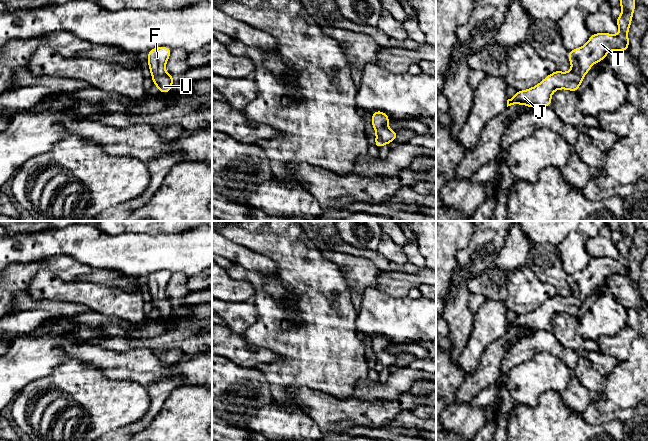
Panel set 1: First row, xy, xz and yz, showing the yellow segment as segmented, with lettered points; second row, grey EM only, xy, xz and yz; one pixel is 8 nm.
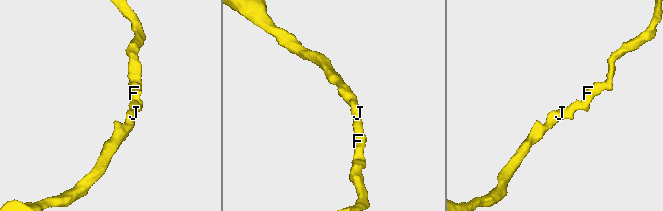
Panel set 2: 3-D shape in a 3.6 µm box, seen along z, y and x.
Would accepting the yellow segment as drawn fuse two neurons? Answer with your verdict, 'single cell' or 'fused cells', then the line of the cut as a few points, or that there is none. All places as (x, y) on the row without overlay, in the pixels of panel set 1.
single cell; no cut

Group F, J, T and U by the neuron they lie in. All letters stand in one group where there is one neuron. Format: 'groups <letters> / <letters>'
groups F J T U

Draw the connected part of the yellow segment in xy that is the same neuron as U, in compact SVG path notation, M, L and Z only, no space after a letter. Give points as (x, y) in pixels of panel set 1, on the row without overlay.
M168 271L154 272L147 277L153 308L159 312L160 317L172 315L171 310L174 302L165 295L170 277L171 273Z

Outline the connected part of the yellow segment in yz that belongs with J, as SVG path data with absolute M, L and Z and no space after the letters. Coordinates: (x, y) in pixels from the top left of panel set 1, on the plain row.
M619 221L622 238L616 243L620 253L617 259L608 257L592 258L589 265L582 271L569 275L568 282L572 289L569 296L556 294L533 312L517 315L515 320L507 324L507 331L523 328L529 331L551 330L552 317L557 313L568 313L577 316L583 301L591 290L605 283L612 274L627 275L629 270L628 254L633 235L636 230L634 221Z

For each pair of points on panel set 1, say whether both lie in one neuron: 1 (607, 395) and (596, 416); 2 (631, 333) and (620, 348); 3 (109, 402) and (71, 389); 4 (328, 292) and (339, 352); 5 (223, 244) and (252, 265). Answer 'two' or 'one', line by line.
1: two
2: one
3: one
4: one
5: one

